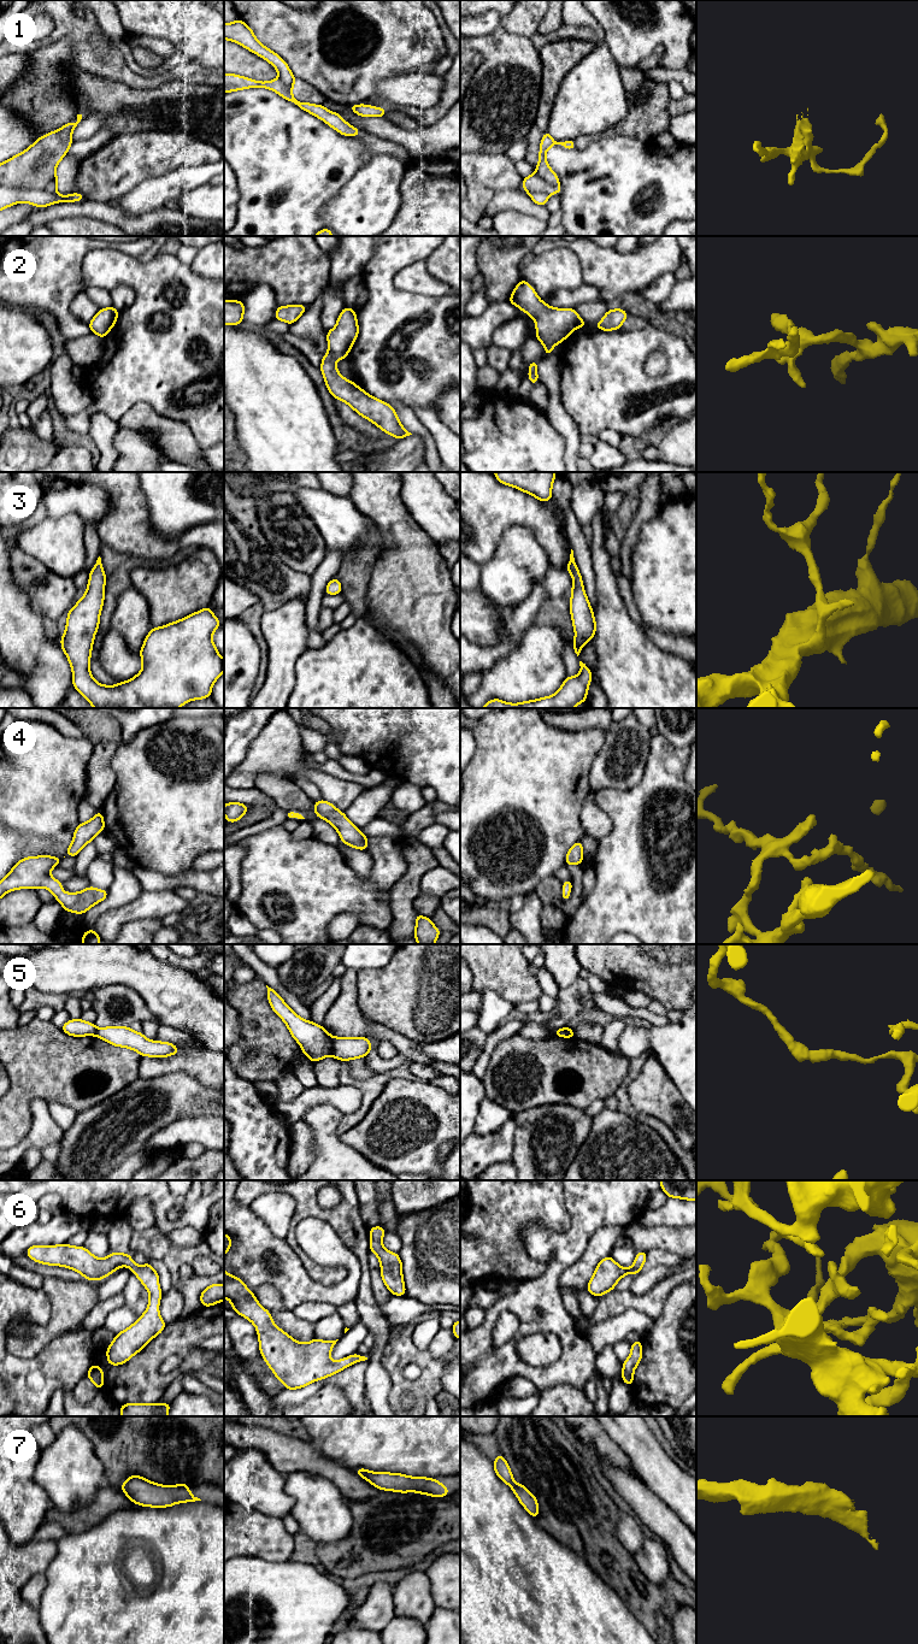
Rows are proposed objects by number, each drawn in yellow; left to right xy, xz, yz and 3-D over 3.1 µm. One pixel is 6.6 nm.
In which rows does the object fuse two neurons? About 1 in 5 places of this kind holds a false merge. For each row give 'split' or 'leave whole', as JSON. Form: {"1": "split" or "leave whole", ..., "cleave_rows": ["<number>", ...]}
{"1": "leave whole", "2": "leave whole", "3": "leave whole", "4": "leave whole", "5": "split", "6": "leave whole", "7": "leave whole", "cleave_rows": ["5"]}

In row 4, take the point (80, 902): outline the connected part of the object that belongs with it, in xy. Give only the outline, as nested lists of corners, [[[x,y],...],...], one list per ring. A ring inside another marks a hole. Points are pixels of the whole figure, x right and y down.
[[[49,855],[20,859],[0,880],[0,898],[17,889],[45,888],[55,896],[64,911],[84,914],[94,905],[107,897],[108,890],[100,890],[94,886],[88,886],[80,892],[63,892],[63,883],[51,877],[52,868],[58,866],[60,861],[61,859]]]

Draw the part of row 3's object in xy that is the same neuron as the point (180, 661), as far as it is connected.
[[[100,556],[88,574],[86,594],[67,612],[65,632],[60,637],[60,647],[71,665],[75,689],[94,708],[178,708],[189,701],[211,697],[212,685],[224,672],[224,659],[212,641],[212,635],[219,627],[220,620],[214,617],[210,606],[183,619],[153,627],[139,652],[142,668],[135,677],[119,682],[117,685],[98,683],[89,666],[94,637],[100,624],[107,577]]]

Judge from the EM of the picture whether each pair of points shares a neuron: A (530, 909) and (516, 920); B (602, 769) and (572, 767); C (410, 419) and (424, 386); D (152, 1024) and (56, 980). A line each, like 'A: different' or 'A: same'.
A: same
B: different
C: different
D: different

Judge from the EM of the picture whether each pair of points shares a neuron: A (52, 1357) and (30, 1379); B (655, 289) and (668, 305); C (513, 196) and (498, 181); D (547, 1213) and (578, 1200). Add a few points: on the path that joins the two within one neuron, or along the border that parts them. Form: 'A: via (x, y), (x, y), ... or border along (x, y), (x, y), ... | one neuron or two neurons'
A: via (47, 1363), (36, 1374) | one neuron
B: border along (676, 280), (670, 294), (655, 306) | two neurons
C: border along (525, 192), (500, 190), (486, 208) | two neurons
D: border along (563, 1192), (570, 1221), (570, 1229), (565, 1233) | two neurons

